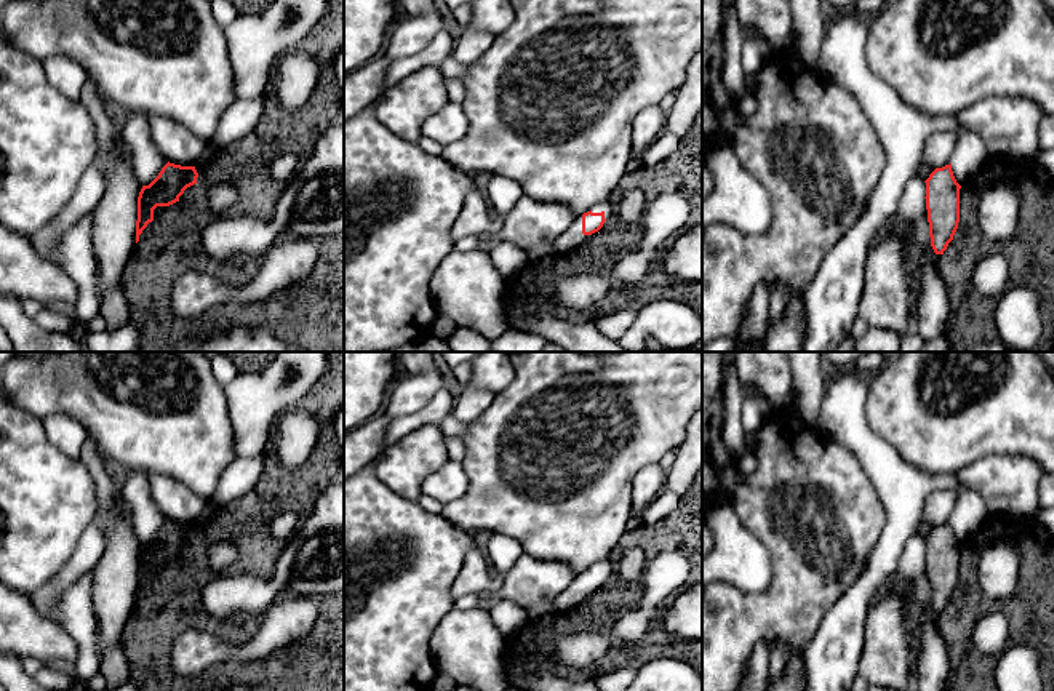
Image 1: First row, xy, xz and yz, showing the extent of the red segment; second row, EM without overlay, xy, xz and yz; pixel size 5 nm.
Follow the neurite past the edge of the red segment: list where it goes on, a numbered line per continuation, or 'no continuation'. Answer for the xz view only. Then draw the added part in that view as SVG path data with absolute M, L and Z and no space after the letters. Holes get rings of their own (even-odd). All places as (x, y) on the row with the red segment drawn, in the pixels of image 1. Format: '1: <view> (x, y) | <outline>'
no continuation

